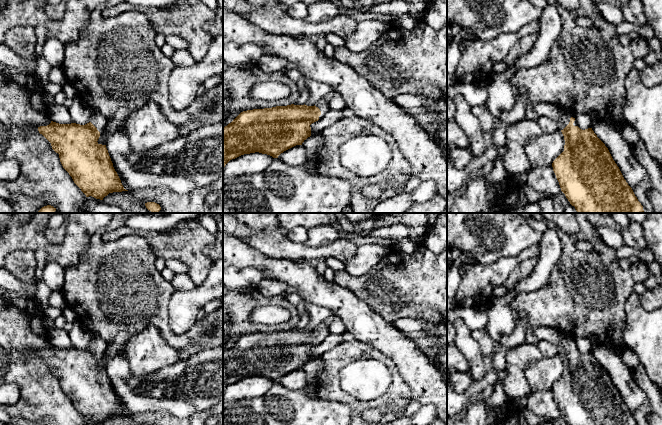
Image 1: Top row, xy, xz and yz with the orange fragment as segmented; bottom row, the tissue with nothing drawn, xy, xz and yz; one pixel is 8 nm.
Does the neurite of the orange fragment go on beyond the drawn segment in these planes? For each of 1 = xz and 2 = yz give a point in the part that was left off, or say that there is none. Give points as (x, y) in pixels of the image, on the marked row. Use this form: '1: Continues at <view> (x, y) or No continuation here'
1: Continues at xz (322, 104)
2: Continues at yz (543, 109)

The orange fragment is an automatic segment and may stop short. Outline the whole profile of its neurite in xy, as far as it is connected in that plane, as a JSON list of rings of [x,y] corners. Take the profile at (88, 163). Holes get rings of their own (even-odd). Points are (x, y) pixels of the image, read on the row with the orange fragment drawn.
[[[93,111],[90,122],[85,125],[59,124],[51,121],[47,126],[38,127],[39,133],[51,143],[52,149],[59,154],[63,168],[72,177],[74,183],[86,197],[92,196],[100,200],[103,200],[109,193],[128,191],[123,187],[113,167],[106,145],[97,142],[107,123],[108,119],[104,115]]]

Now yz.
[[[539,102],[533,109],[539,117],[549,117],[559,124],[565,145],[552,167],[561,191],[577,213],[644,213],[643,206],[624,179],[608,148],[592,128],[580,129],[573,114],[548,102]]]

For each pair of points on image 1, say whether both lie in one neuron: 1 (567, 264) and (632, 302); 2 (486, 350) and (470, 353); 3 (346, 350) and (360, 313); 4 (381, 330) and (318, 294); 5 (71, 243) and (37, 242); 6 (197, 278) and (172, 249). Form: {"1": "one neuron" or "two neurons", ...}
{"1": "two neurons", "2": "two neurons", "3": "two neurons", "4": "one neuron", "5": "one neuron", "6": "one neuron"}

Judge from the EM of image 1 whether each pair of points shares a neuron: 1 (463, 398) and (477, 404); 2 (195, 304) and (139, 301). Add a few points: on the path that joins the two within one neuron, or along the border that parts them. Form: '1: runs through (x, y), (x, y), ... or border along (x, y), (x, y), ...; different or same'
1: border along (479, 393), (465, 407); different
2: border along (176, 290), (168, 307), (170, 327); different

